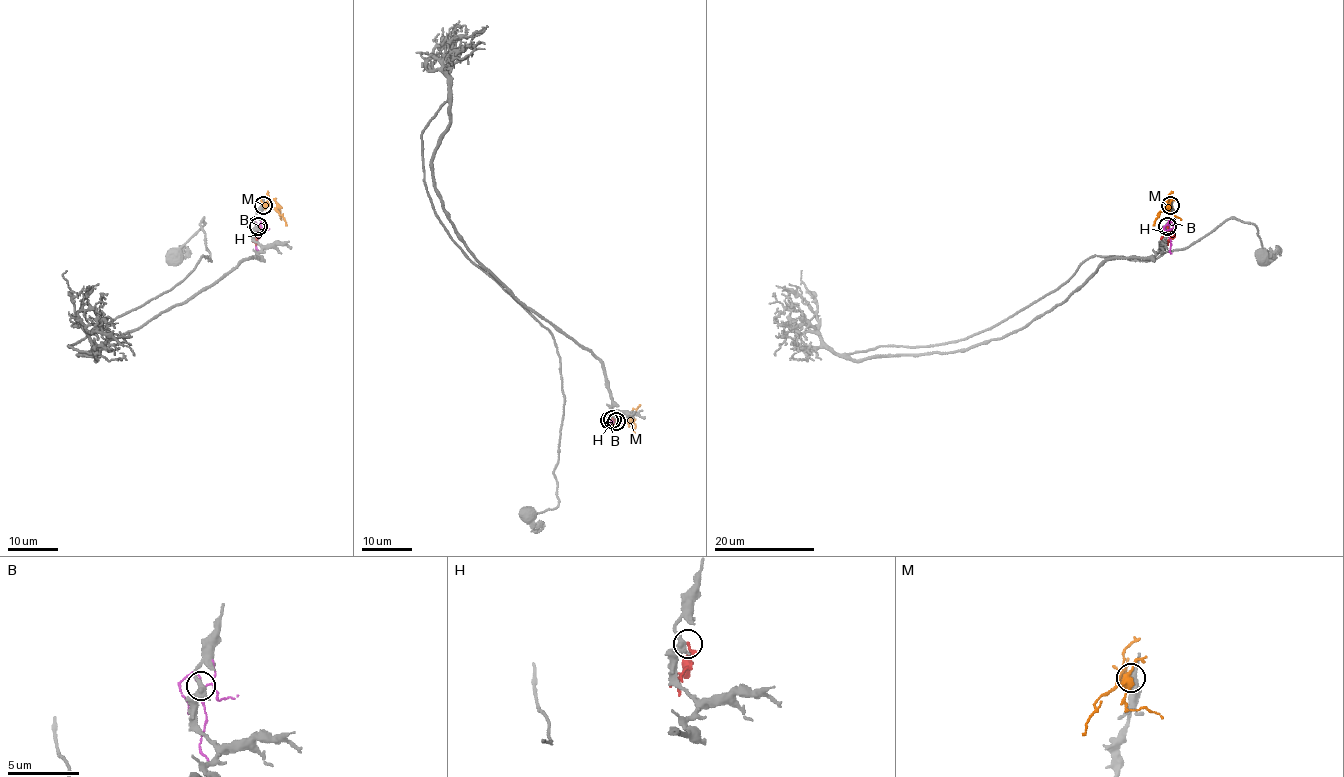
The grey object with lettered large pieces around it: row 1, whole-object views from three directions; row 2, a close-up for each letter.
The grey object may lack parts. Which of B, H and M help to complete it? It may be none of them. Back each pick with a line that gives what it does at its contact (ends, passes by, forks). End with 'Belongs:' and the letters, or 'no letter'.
Belongs: no letter

